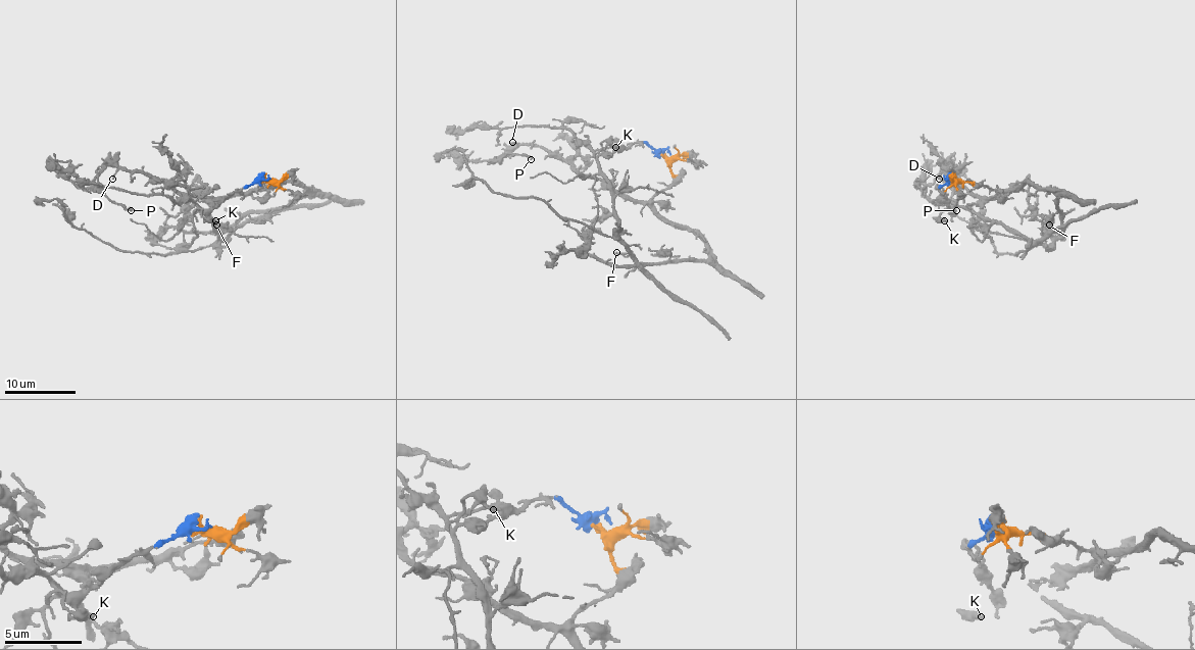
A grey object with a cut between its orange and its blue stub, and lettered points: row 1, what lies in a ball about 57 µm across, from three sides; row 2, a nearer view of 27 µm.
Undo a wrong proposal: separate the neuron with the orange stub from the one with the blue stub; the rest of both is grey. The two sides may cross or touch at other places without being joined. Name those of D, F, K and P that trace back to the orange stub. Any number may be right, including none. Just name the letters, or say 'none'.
D, P

